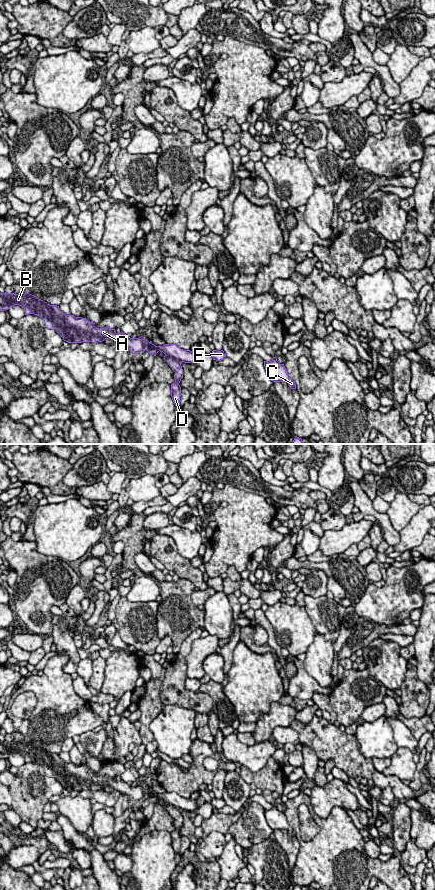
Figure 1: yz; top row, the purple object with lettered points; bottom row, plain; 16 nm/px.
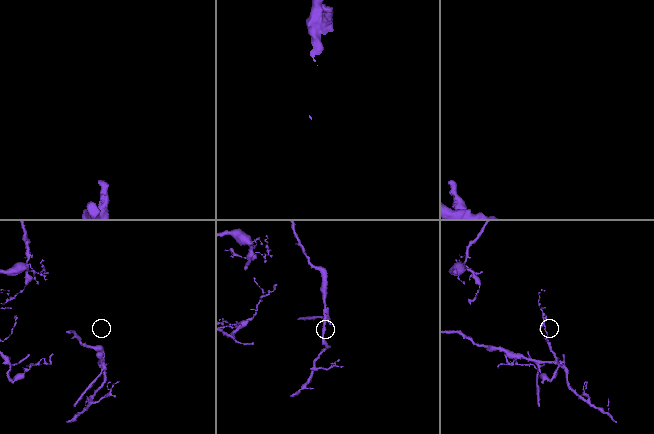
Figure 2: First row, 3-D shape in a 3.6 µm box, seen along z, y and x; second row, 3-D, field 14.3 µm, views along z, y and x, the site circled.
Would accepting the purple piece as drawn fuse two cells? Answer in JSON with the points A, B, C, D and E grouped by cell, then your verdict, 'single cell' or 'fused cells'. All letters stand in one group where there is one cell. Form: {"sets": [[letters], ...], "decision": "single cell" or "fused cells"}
{"sets": [["A", "B", "C", "E"], ["D"]], "decision": "fused cells"}

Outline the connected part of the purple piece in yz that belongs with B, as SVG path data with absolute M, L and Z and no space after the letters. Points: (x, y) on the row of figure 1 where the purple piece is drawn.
M25 291L18 294L0 293L0 311L6 311L14 305L21 306L25 315L34 314L41 317L48 329L55 330L68 343L98 343L105 339L112 339L124 347L128 347L132 354L147 350L150 345L181 363L196 363L200 359L196 351L183 350L175 344L155 346L146 339L130 338L122 331L116 333L115 329L109 327L96 328L95 323L82 317L65 315L59 306L47 304Z

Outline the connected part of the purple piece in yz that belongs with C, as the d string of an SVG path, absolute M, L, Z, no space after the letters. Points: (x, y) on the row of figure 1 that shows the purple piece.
M273 357L271 361L264 361L264 367L266 373L273 382L287 382L290 389L296 389L296 384L288 375L284 364L280 364L276 357Z

